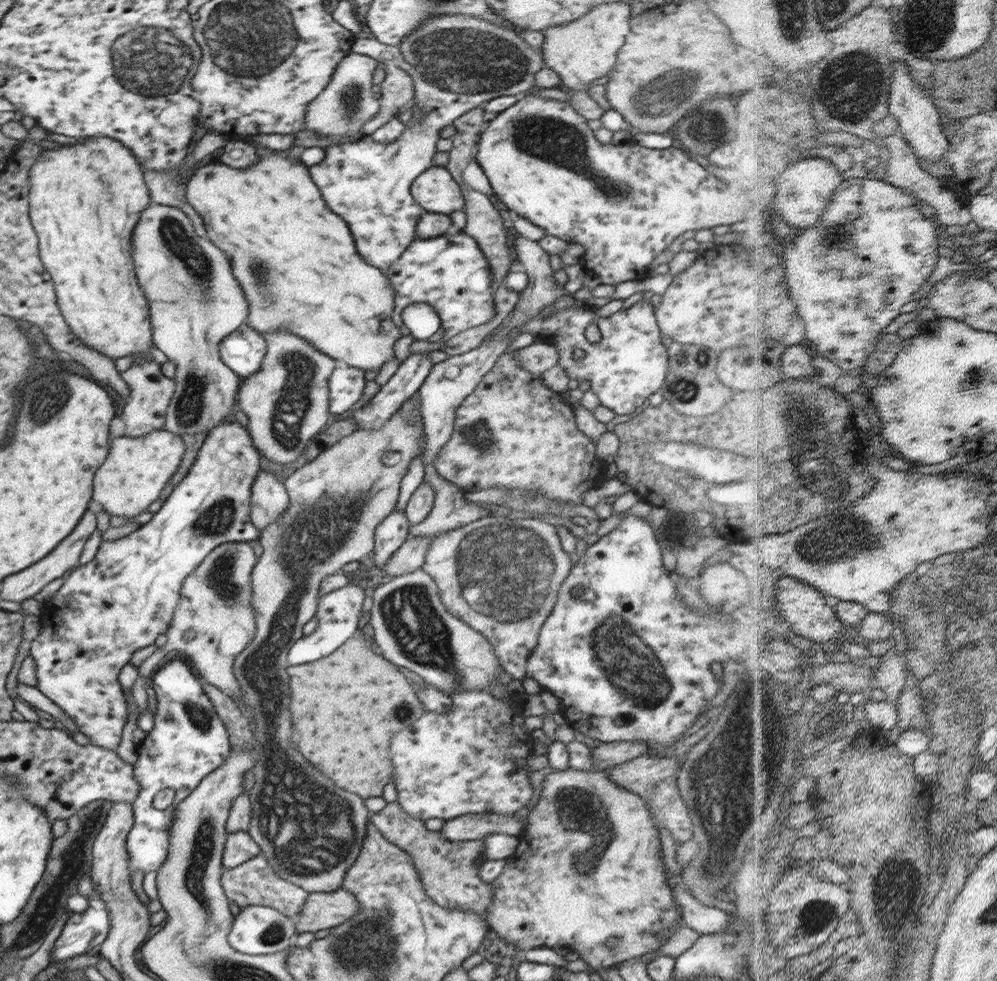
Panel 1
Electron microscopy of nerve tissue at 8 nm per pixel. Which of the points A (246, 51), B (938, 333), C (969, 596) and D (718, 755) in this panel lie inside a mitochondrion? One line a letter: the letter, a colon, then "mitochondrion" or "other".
A: mitochondrion
B: other
C: mitochondrion
D: mitochondrion

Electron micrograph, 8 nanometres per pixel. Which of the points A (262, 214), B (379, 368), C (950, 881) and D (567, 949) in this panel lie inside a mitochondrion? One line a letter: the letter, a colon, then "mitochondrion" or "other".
A: other
B: other
C: other
D: other

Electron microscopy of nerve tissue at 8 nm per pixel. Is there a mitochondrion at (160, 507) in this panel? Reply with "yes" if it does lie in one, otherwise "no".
no

